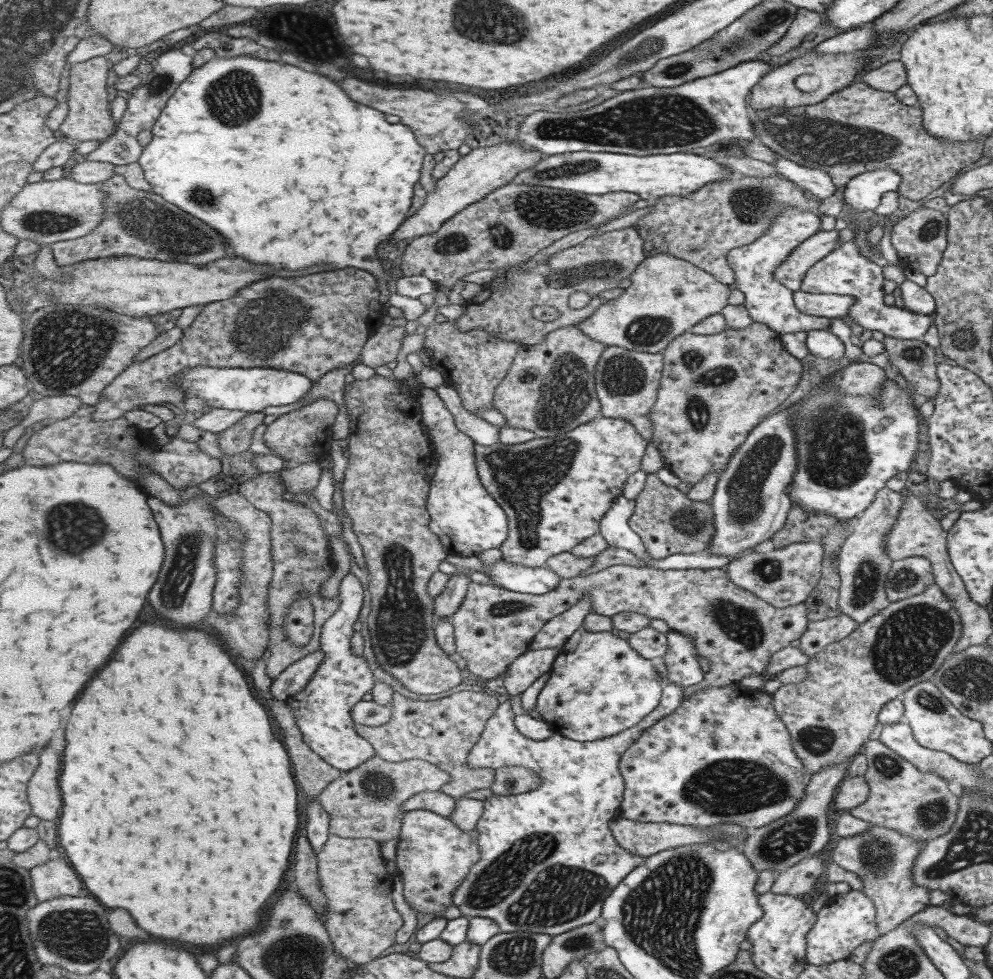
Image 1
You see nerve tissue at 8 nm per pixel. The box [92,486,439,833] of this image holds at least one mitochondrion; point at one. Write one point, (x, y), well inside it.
(400, 628)

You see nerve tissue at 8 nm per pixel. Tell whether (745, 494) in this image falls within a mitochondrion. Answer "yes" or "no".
yes

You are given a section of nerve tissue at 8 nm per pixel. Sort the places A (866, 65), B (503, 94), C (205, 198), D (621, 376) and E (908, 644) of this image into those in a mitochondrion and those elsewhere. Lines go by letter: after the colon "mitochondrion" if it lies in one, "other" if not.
A: other
B: other
C: mitochondrion
D: mitochondrion
E: mitochondrion

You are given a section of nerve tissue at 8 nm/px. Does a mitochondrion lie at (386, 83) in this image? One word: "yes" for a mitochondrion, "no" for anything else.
no

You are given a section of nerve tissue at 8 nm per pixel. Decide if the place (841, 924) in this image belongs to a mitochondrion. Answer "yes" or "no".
no

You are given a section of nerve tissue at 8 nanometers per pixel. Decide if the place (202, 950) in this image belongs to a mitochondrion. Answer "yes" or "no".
no

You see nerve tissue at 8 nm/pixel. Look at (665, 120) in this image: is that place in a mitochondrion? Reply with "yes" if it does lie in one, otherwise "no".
yes

